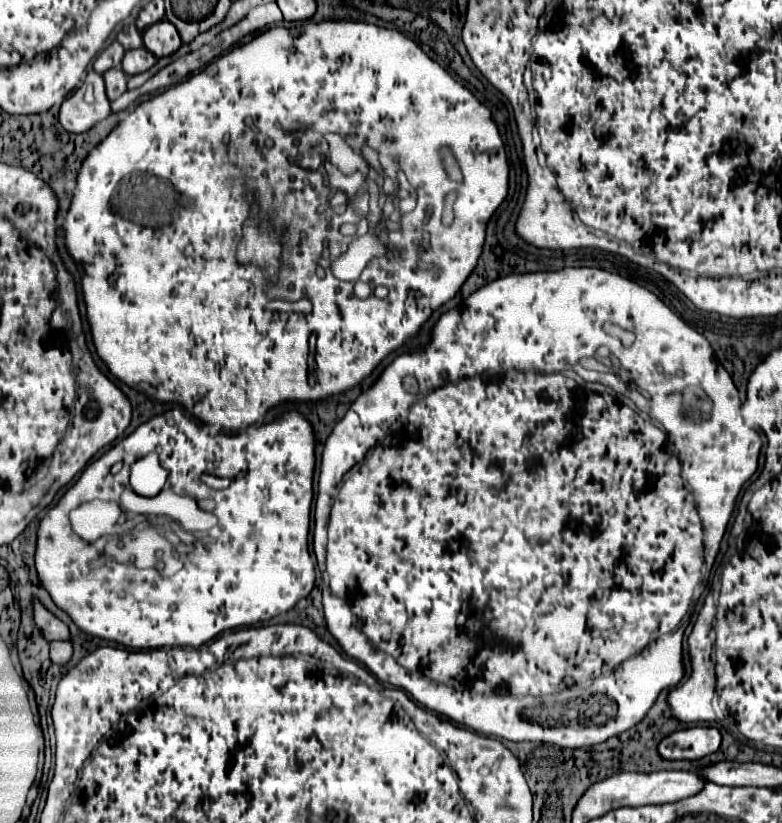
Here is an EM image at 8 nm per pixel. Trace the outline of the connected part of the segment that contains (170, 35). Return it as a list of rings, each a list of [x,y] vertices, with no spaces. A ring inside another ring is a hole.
[[[166,19],[160,21],[160,23],[154,23],[152,27],[148,27],[142,33],[142,37],[144,37],[144,47],[150,49],[158,59],[172,55],[182,45],[176,27]]]

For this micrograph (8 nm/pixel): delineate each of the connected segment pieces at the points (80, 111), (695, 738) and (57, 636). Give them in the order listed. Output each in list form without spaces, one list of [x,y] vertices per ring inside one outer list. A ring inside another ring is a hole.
[[[88,71],[84,85],[60,107],[60,125],[68,133],[84,133],[110,115],[110,101],[104,91],[104,79]]]
[[[690,727],[664,737],[658,745],[662,759],[702,759],[720,747],[720,731],[714,727]]]
[[[34,603],[34,621],[46,641],[68,641],[70,639],[68,627],[58,617],[54,617],[48,609],[44,609],[40,603]]]

